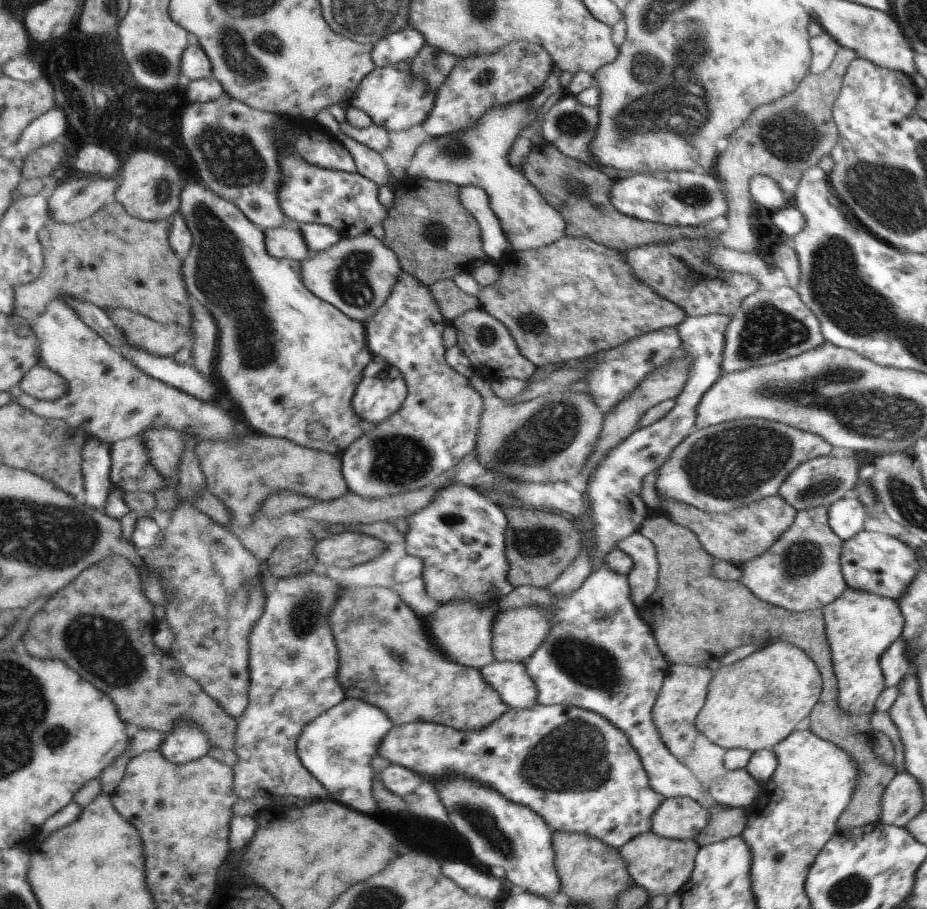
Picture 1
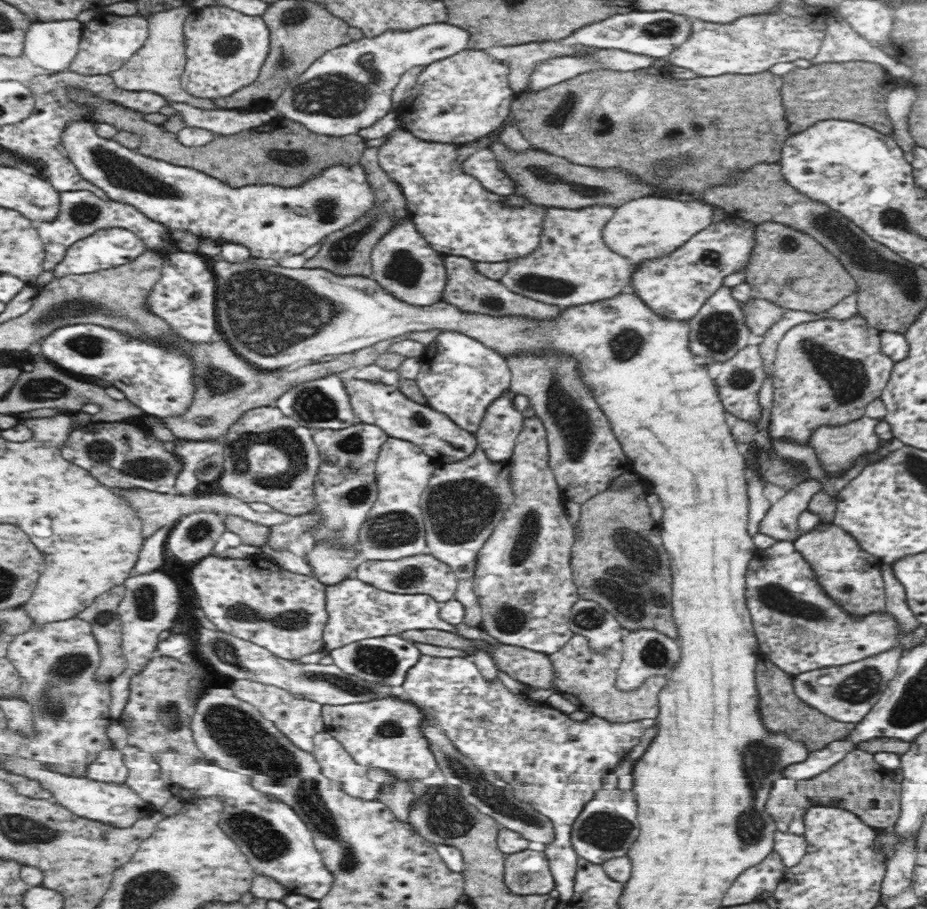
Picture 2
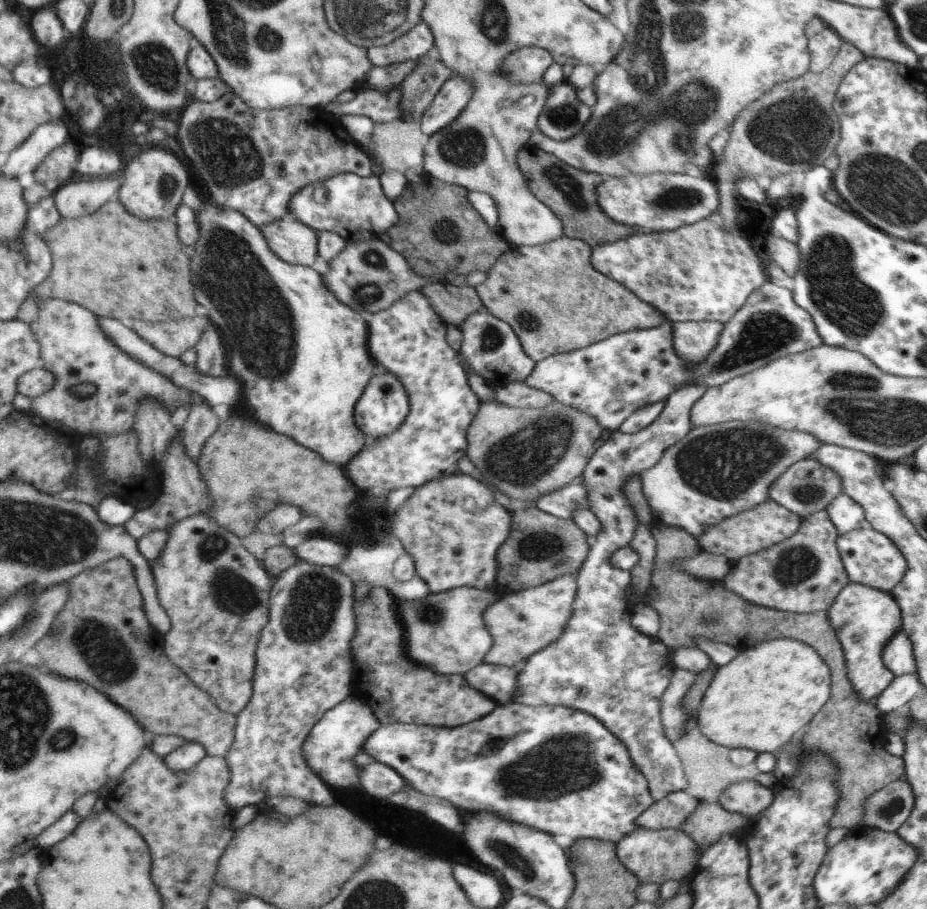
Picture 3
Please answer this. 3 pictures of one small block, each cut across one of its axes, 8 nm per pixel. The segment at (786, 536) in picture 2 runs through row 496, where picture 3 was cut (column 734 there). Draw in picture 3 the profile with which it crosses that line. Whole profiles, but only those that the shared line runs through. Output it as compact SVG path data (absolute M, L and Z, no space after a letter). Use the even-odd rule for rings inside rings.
M754 779L732 783L719 797L719 803L727 811L743 814L748 819L768 810L774 804L774 800L774 792Z

